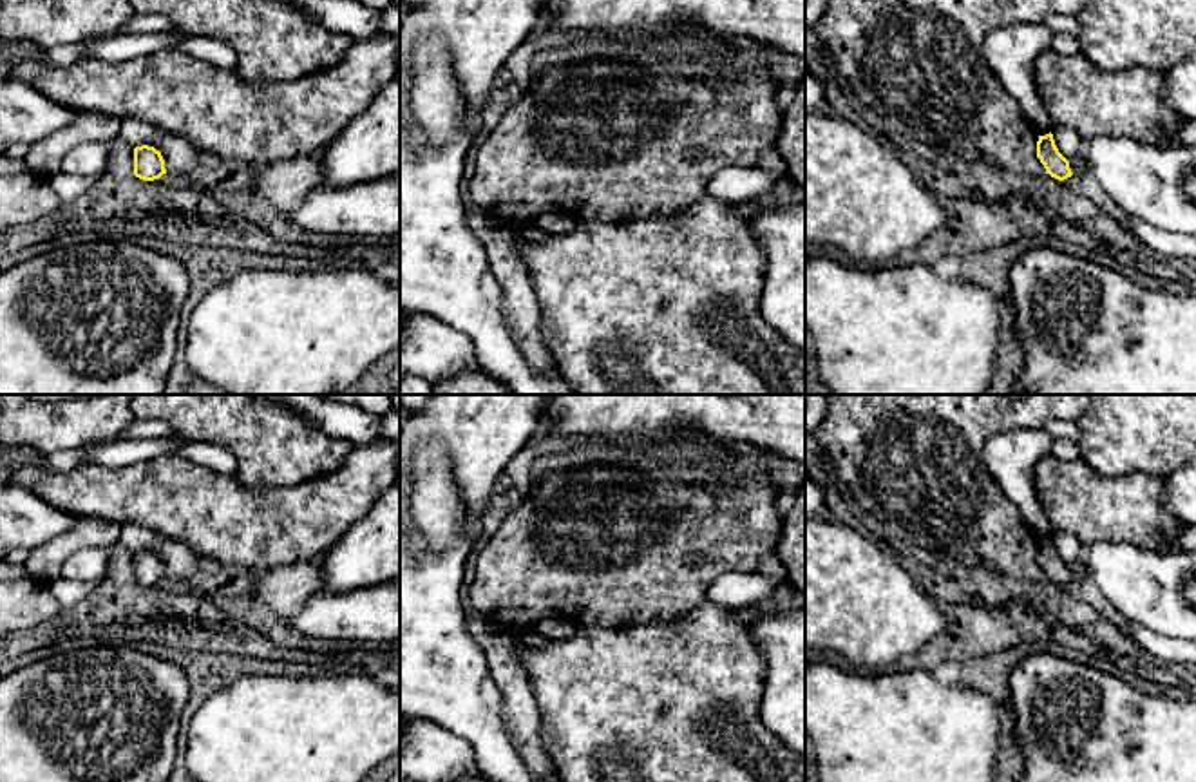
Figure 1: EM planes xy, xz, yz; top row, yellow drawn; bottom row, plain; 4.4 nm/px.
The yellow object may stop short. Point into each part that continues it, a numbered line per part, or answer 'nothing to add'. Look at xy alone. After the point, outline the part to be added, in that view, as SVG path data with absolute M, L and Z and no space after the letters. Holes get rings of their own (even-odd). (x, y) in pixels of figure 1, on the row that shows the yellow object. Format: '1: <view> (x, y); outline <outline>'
nothing to add

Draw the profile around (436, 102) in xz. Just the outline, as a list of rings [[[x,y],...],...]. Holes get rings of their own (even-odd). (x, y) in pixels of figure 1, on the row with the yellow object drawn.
[[[438,34],[418,42],[413,72],[413,112],[432,145],[443,147],[463,134],[478,132],[481,118],[460,94],[447,43]]]

